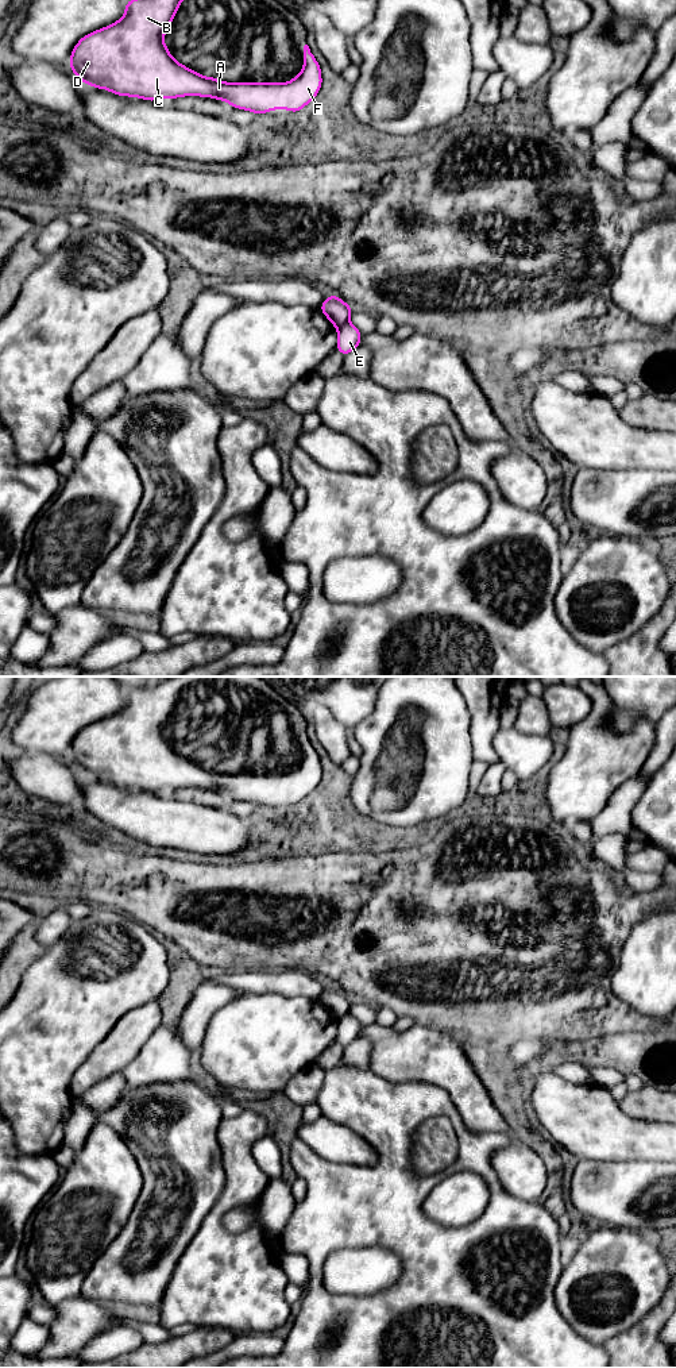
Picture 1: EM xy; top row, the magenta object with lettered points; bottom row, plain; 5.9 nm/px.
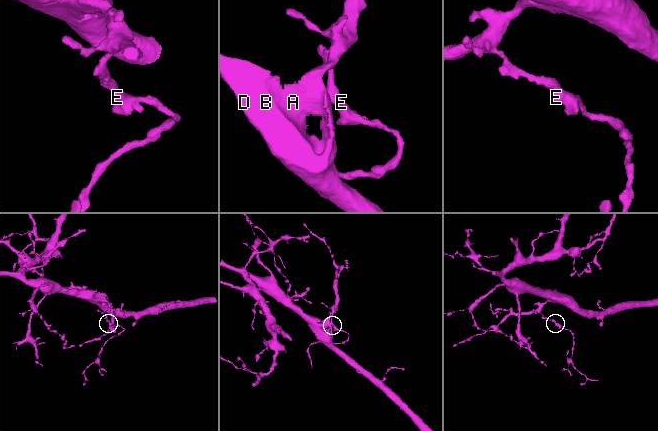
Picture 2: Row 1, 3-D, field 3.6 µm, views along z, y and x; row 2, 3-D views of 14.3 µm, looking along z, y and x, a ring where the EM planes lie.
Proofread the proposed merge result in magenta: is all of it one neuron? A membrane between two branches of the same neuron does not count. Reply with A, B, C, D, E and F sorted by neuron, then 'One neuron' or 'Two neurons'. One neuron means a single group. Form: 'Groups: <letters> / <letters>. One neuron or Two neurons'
Groups: A B C D F / E. Two neurons

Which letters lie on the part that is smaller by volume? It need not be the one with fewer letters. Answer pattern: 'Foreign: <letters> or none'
Foreign: E

